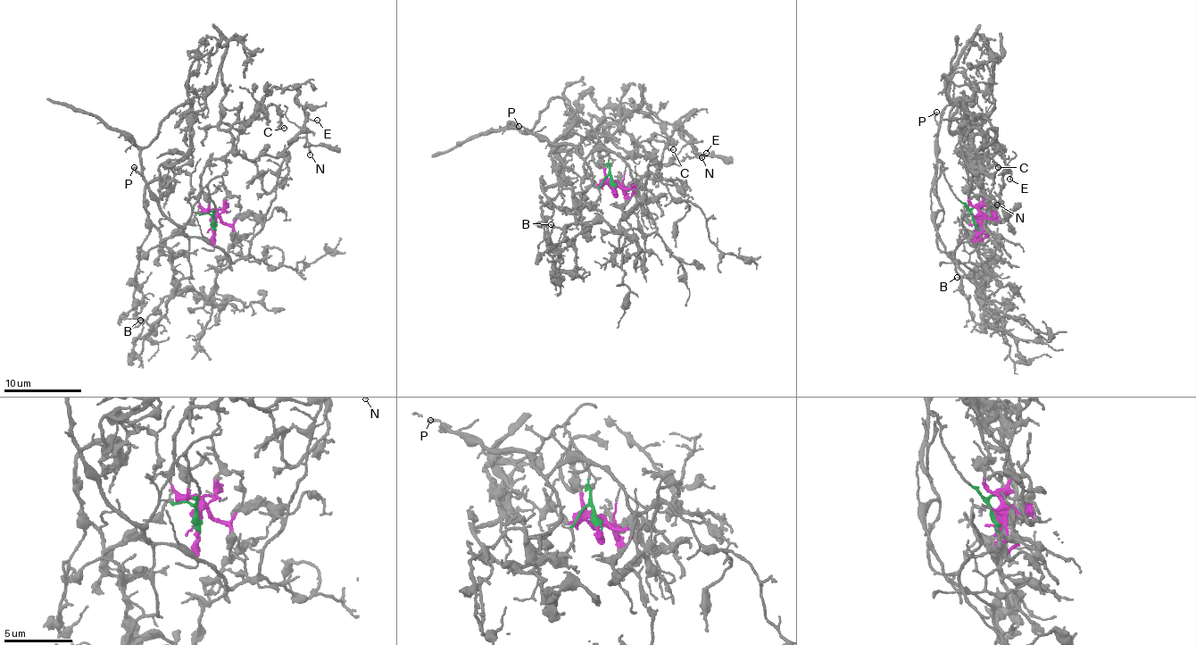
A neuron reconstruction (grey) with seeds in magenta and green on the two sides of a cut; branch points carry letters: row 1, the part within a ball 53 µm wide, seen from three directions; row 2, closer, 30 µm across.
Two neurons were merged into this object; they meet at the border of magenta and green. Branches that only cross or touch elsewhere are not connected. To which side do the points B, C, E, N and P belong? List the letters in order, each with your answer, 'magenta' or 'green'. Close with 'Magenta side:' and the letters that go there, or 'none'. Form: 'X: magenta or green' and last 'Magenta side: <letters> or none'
B: green
C: magenta
E: magenta
N: magenta
P: green
Magenta side: C, E, N

